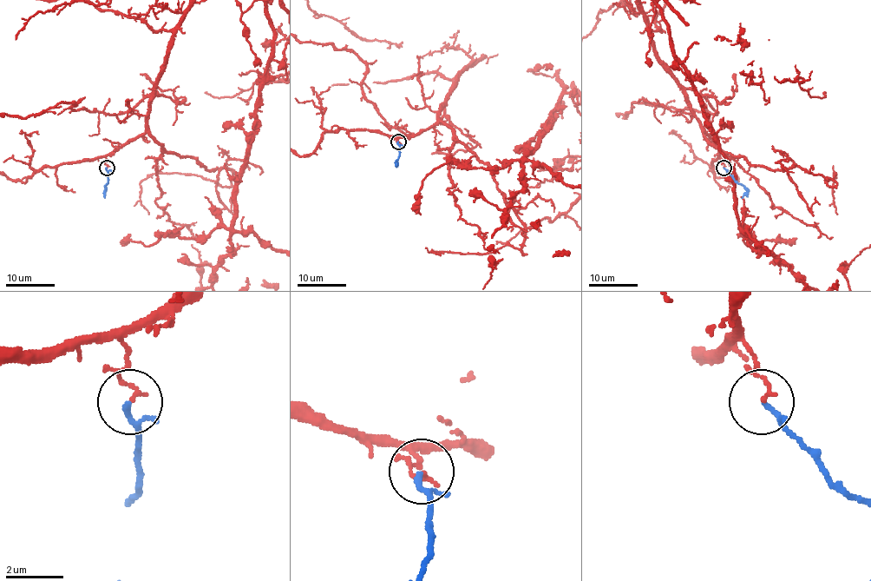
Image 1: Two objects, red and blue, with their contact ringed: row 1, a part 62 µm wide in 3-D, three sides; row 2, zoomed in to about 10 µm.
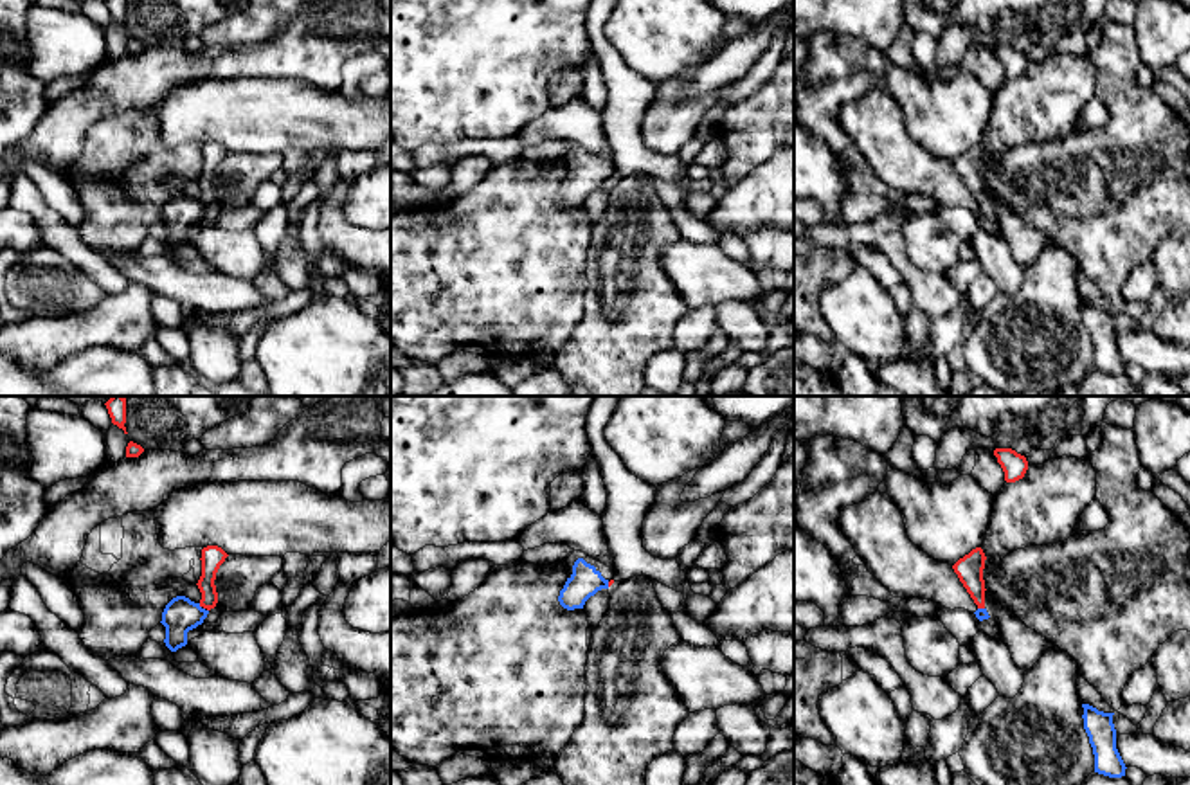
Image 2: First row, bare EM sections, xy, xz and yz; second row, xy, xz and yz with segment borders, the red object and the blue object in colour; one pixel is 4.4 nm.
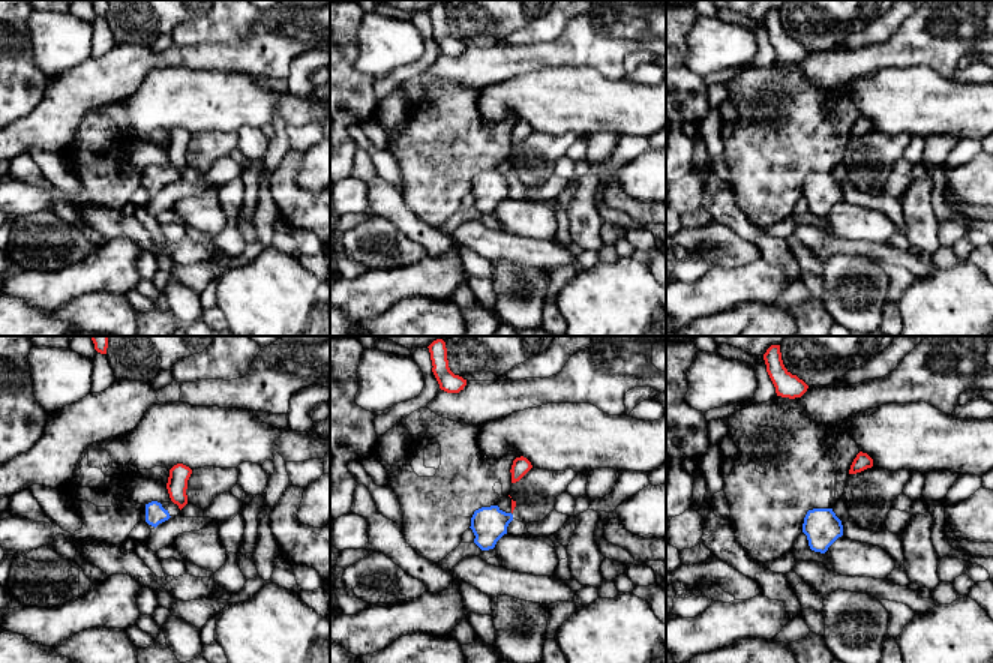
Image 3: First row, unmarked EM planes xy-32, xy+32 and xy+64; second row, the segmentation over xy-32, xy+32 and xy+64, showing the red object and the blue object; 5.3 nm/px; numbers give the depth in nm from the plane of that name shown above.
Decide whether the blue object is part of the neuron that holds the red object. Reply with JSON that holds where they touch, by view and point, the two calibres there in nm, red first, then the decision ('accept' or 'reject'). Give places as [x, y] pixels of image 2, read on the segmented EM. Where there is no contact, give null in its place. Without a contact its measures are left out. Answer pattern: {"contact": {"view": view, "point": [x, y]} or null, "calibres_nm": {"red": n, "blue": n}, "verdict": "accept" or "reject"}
{"contact": {"view": "yz", "point": [982, 607]}, "calibres_nm": {"red": 120, "blue": 50}, "verdict": "reject"}

